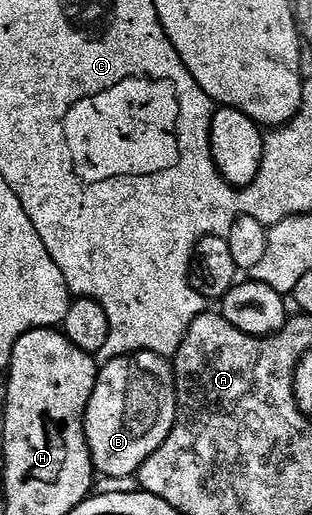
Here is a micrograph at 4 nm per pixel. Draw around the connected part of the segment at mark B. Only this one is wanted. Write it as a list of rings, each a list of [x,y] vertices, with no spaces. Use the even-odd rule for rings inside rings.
[[[146,351],[146,367],[150,371],[156,371],[156,375],[160,375],[160,401],[162,401],[162,393],[164,393],[164,399],[166,403],[162,403],[160,407],[152,407],[152,415],[124,415],[124,391],[126,391],[126,363],[124,361],[119,361],[117,357],[109,360],[99,370],[98,380],[94,386],[94,392],[92,397],[88,401],[86,406],[86,440],[88,441],[88,449],[90,450],[90,460],[94,463],[94,470],[99,476],[107,475],[110,479],[126,479],[129,477],[137,476],[138,471],[144,465],[146,458],[152,453],[156,453],[156,449],[160,444],[166,440],[170,435],[170,430],[174,428],[174,422],[176,421],[177,411],[178,411],[178,401],[177,401],[177,389],[176,380],[174,377],[174,368],[172,366],[171,360],[165,355],[157,355],[151,351]],[[114,379],[118,379],[118,389],[114,391],[118,397],[112,397],[110,389],[114,387]]]

